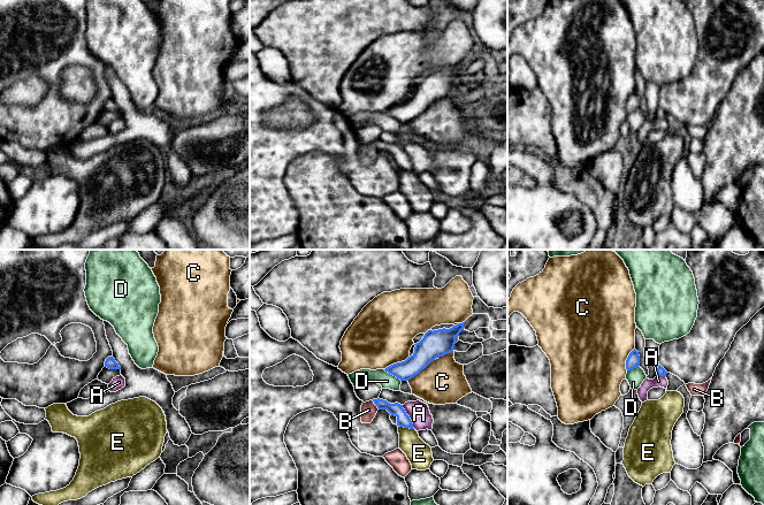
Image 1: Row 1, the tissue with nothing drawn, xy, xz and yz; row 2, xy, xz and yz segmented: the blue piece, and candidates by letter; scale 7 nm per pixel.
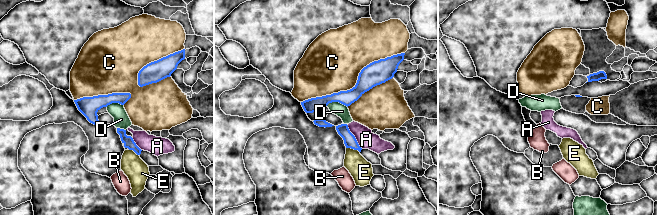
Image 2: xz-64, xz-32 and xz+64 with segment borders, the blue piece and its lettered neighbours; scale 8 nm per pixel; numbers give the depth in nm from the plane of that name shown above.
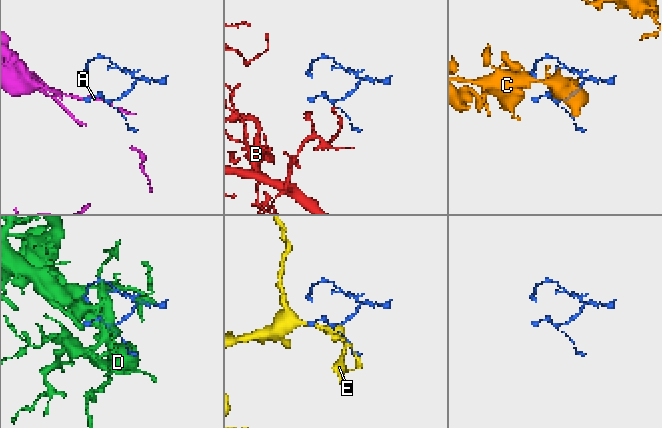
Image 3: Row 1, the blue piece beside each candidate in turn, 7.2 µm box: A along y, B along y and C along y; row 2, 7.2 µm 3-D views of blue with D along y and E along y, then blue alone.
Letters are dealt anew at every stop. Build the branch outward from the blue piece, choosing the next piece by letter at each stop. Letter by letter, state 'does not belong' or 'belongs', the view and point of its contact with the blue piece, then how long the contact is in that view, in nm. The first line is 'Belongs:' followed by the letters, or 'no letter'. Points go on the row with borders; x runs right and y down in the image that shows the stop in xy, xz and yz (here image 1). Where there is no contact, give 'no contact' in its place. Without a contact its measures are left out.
Belongs: no letter
A: does not belong | xz (409, 416) | 190 nm
B: does not belong | xz (375, 404) | 80 nm
C: does not belong | xz (420, 370) | 240 nm
D: does not belong | xz (392, 374) | 150 nm
E: does not belong | xz (406, 427) | 120 nm

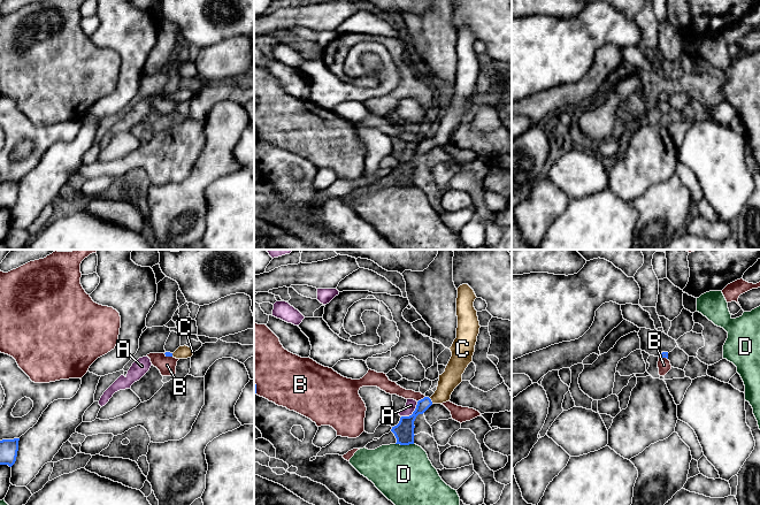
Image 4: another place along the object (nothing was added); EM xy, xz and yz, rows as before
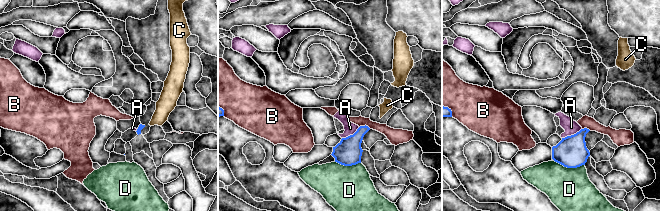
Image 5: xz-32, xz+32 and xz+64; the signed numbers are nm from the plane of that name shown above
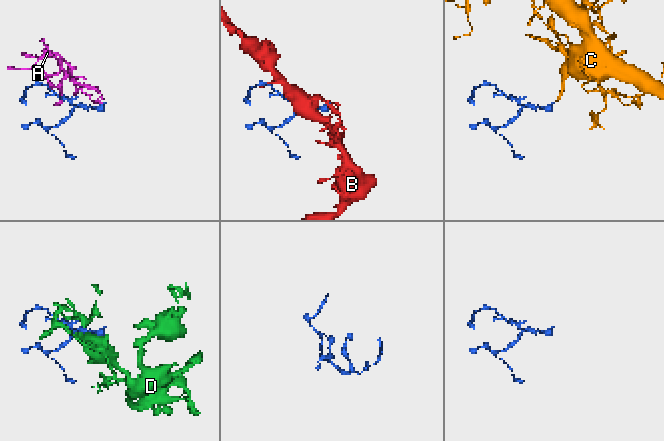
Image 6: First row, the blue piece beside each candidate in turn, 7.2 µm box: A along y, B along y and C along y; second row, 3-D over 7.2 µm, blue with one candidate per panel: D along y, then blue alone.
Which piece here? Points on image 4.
Belongs: C
A: does not belong | xz (413, 413) | 160 nm
B: does not belong | xz (421, 399) | 70 nm
C: belongs | xz (430, 400) | 50 nm
D: does not belong | xz (405, 444) | 130 nm

